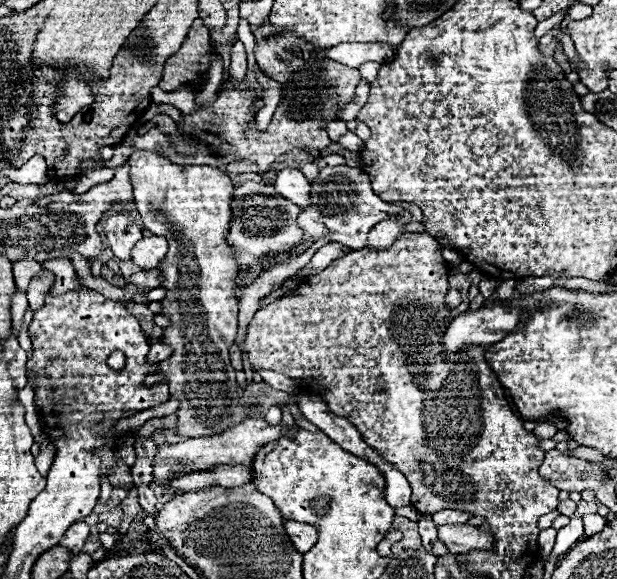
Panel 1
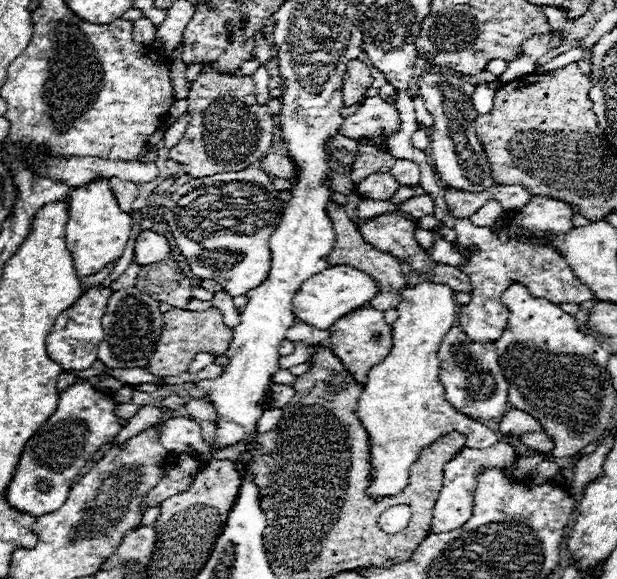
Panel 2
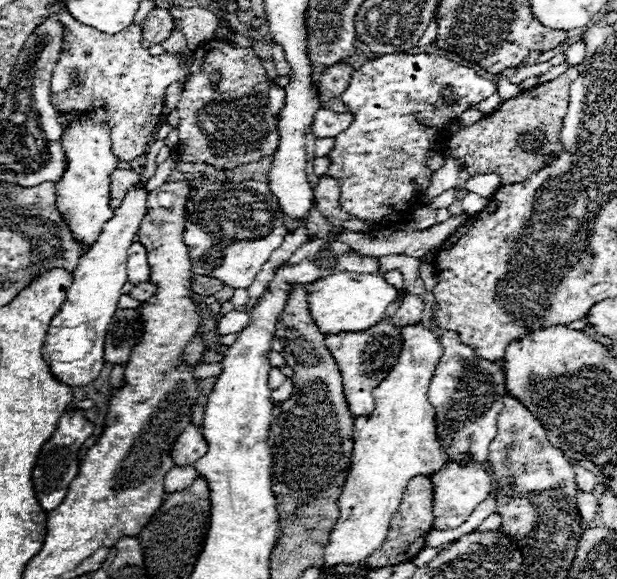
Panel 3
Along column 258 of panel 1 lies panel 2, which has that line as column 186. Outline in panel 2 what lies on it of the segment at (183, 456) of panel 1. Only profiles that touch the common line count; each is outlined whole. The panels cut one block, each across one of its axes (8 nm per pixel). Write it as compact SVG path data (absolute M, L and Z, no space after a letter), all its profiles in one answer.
M180 416L160 422L158 442L168 452L196 452L196 456L204 456L204 462L210 460L210 444L204 442L200 426L190 418Z

